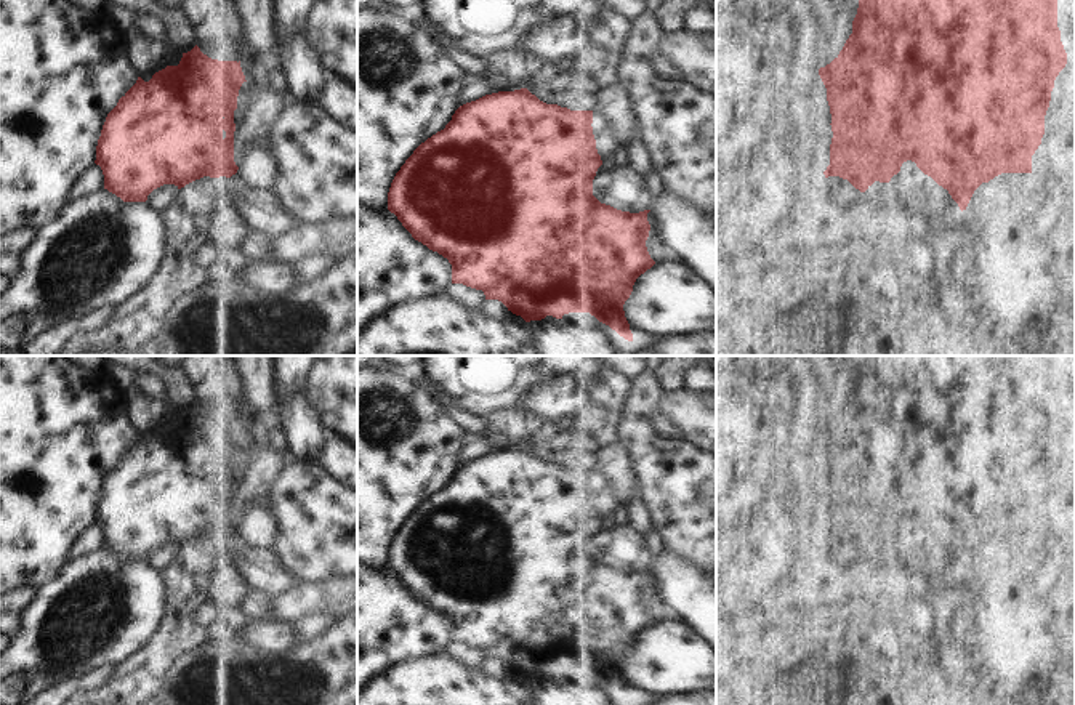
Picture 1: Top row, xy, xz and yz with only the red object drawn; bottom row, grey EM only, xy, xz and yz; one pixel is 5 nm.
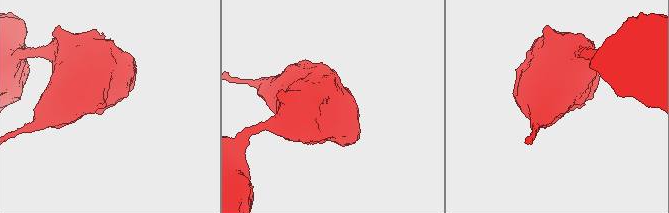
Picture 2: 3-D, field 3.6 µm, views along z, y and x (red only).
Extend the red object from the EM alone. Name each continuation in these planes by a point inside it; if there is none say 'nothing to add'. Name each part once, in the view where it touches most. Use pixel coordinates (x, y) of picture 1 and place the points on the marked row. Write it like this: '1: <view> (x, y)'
nothing to add

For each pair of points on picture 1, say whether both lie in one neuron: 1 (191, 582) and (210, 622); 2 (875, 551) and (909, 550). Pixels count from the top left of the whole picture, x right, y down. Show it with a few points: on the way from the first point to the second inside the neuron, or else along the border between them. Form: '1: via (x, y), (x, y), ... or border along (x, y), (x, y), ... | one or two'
1: border along (205, 600), (196, 619), (213, 632) | two
2: border along (888, 542), (894, 569) | two

